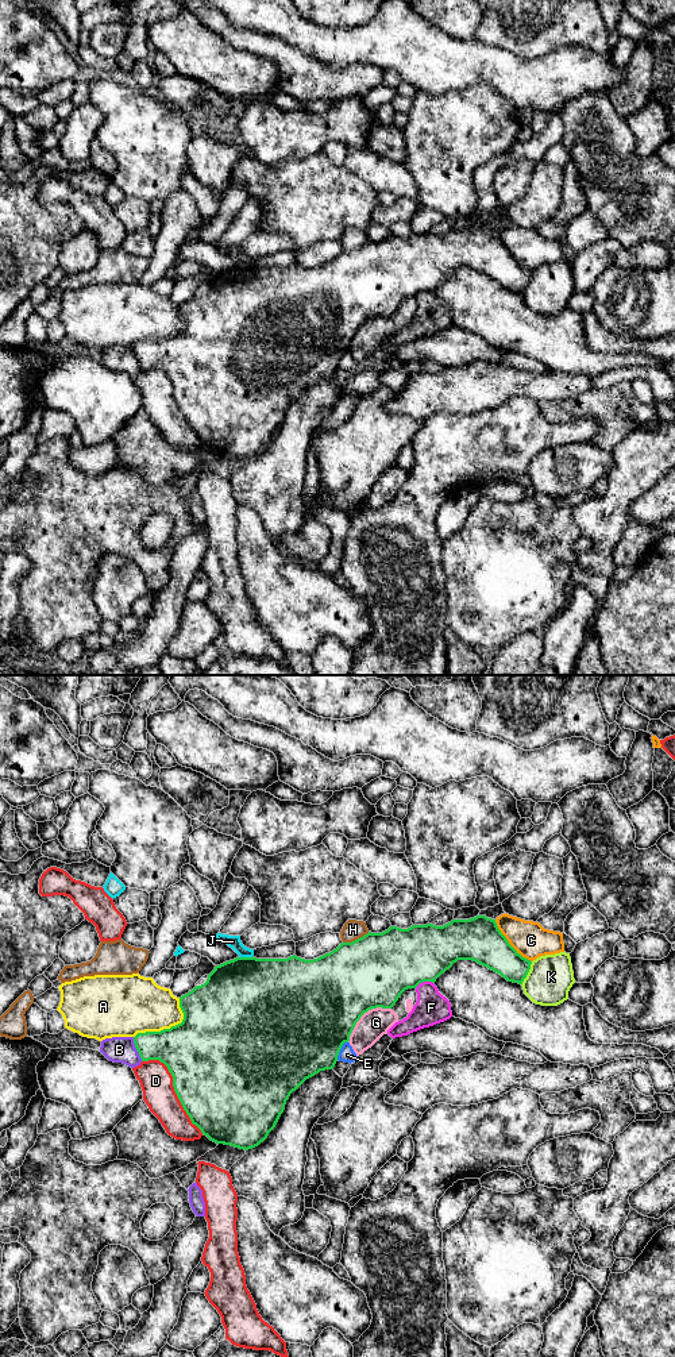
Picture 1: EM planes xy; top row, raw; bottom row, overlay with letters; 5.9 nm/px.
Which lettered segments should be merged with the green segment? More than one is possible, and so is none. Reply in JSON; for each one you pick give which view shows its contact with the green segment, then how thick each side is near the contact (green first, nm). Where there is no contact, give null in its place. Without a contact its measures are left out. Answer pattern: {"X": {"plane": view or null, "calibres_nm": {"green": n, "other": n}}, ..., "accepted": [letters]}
{"accepted": []}

